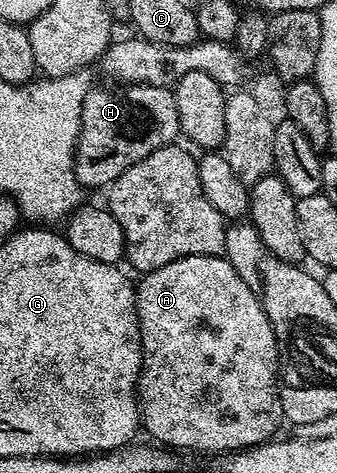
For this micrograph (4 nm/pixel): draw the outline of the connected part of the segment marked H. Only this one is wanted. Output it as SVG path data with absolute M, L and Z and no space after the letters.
M145 83L108 86L112 87L93 86L82 101L74 173L85 189L107 188L130 165L138 165L159 147L175 144L180 135L178 105L169 88Z

